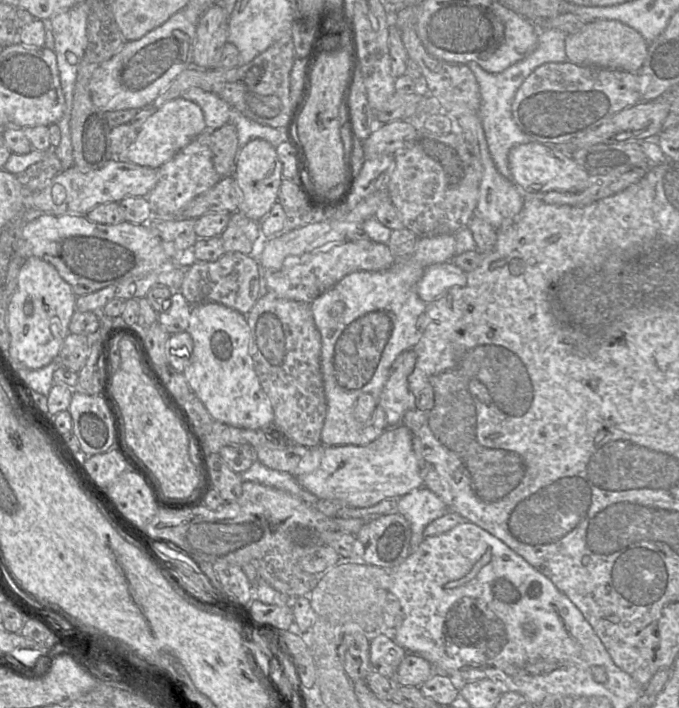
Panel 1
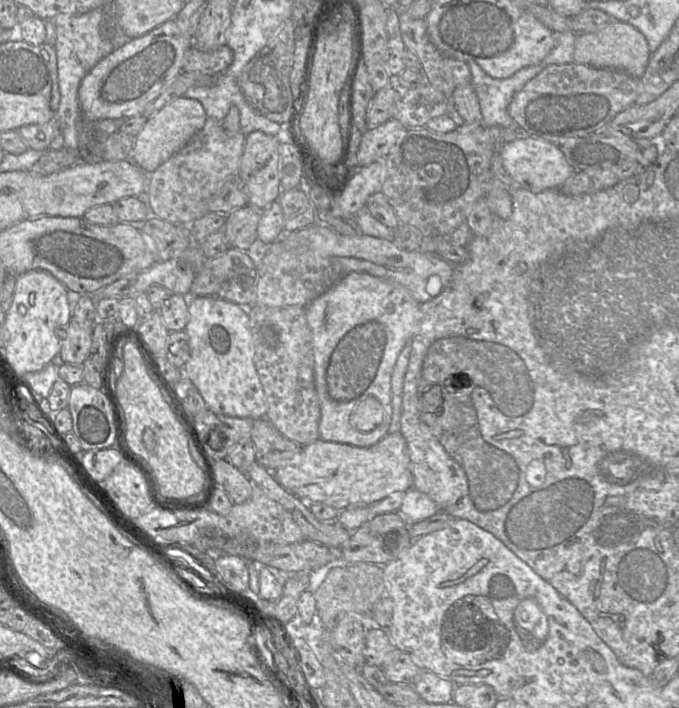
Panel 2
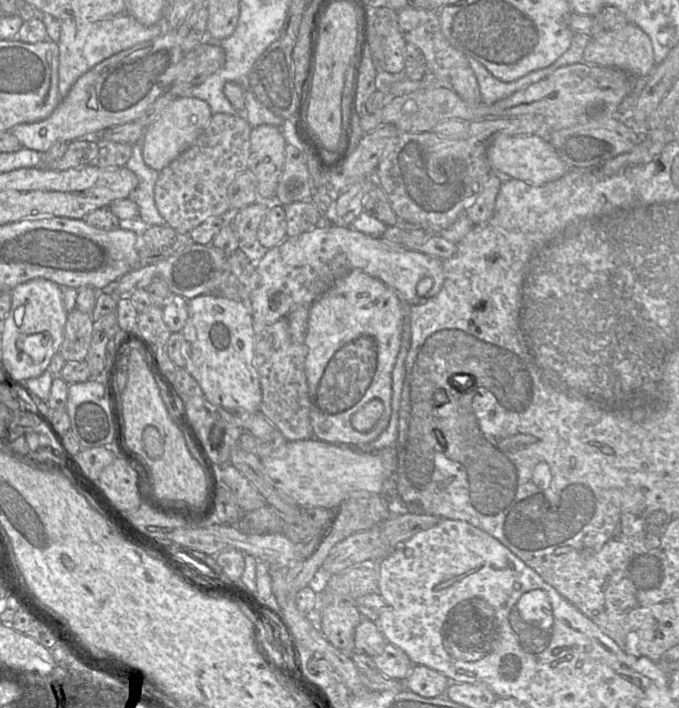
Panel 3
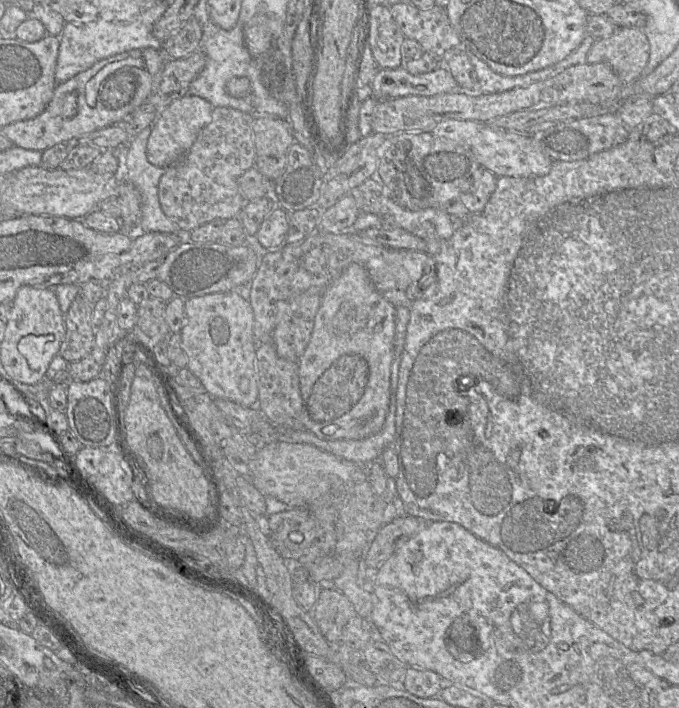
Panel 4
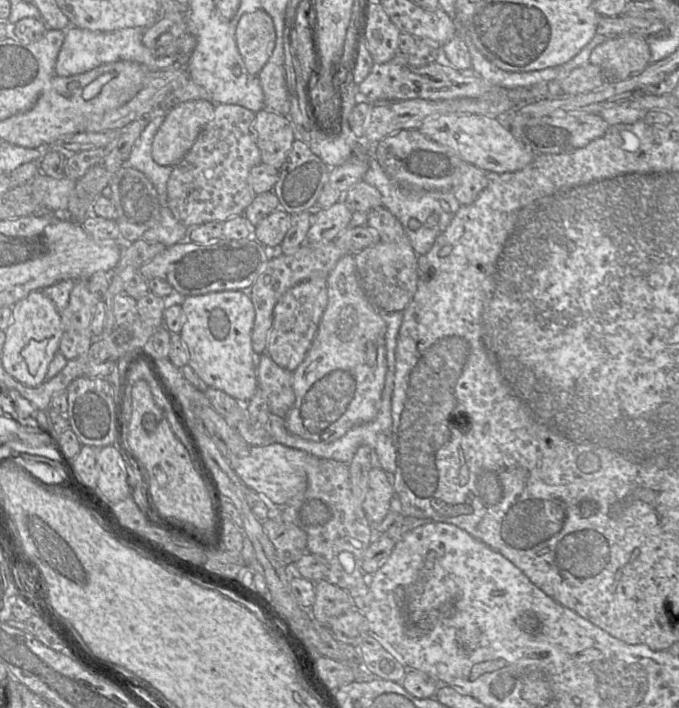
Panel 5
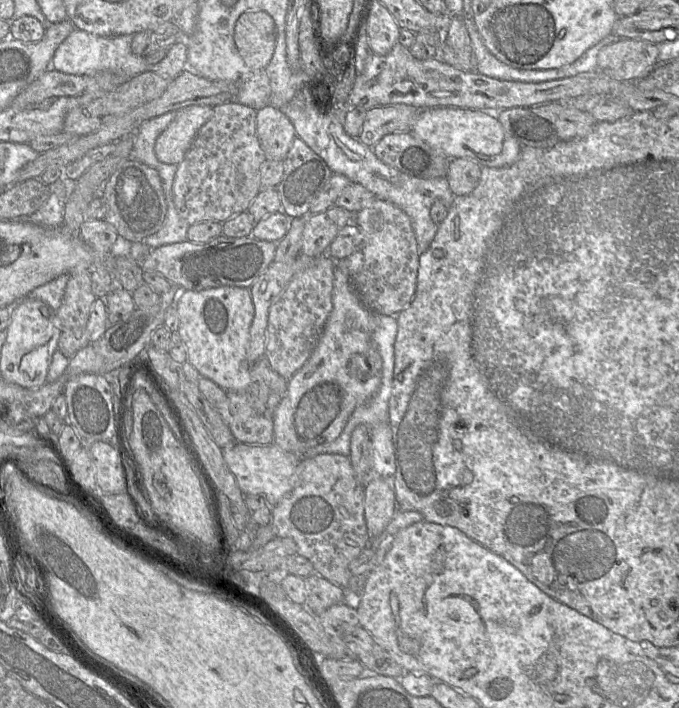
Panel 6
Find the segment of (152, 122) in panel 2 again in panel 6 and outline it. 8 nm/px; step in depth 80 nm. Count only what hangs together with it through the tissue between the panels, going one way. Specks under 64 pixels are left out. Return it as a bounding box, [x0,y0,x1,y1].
[155,105,213,165]

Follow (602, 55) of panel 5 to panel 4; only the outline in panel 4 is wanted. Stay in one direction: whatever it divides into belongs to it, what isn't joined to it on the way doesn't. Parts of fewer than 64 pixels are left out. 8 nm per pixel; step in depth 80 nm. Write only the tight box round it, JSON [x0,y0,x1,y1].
[586,28,650,84]

